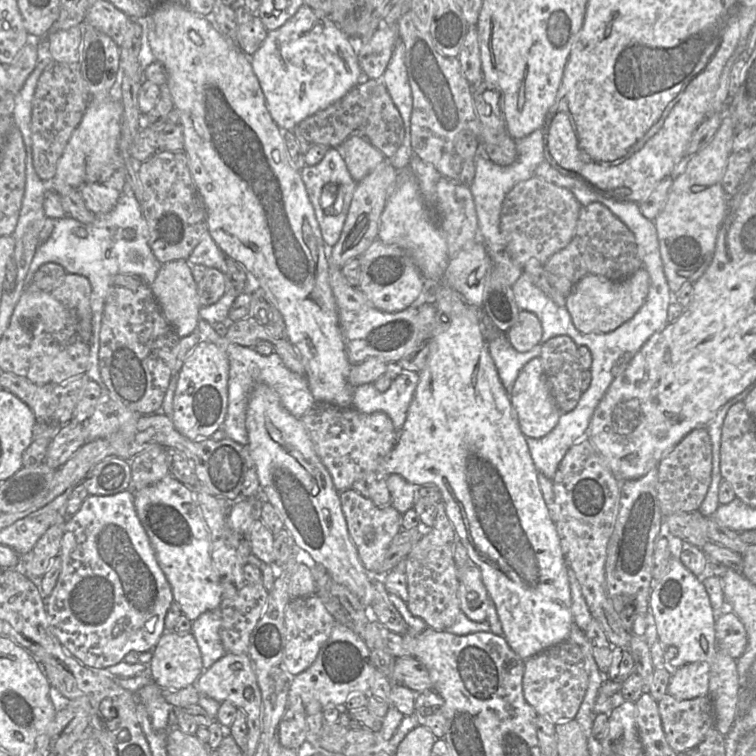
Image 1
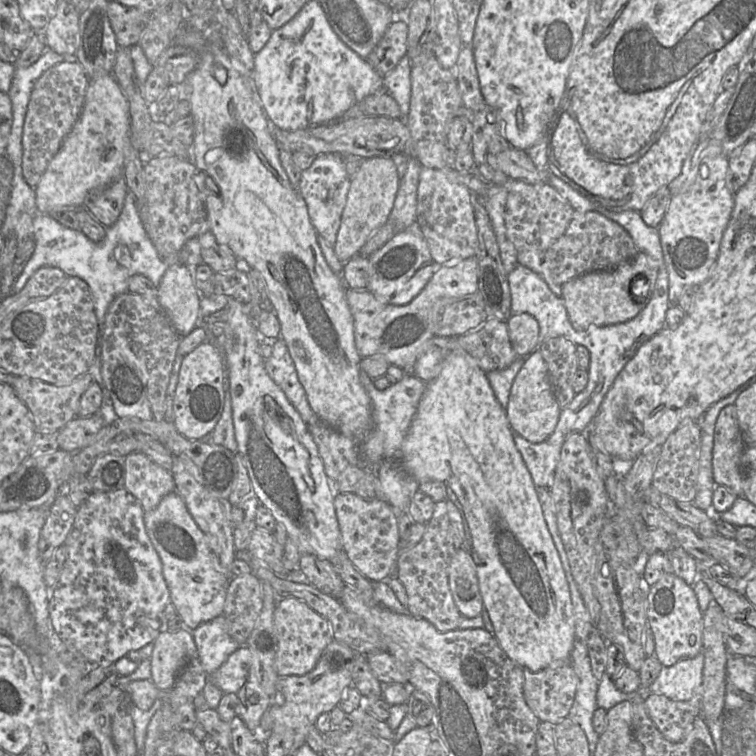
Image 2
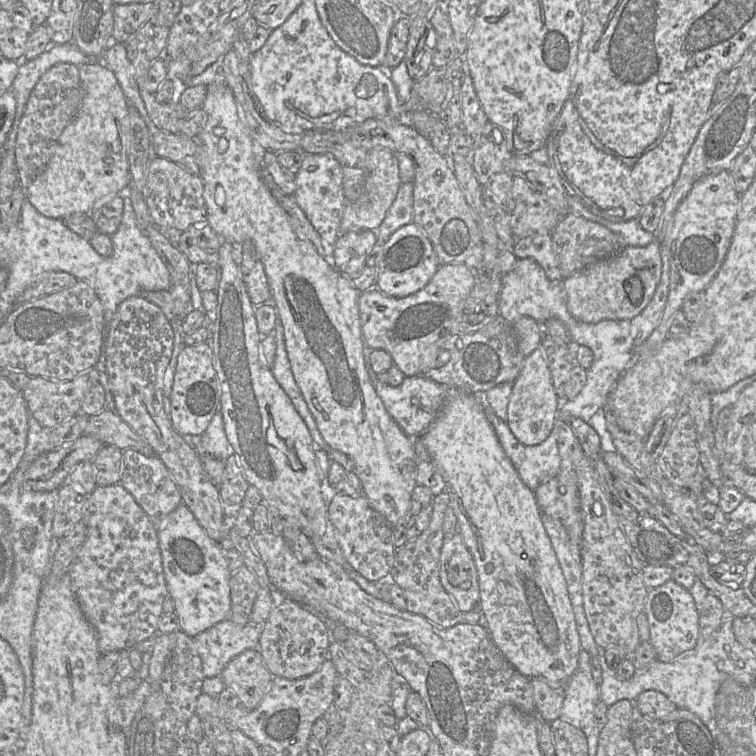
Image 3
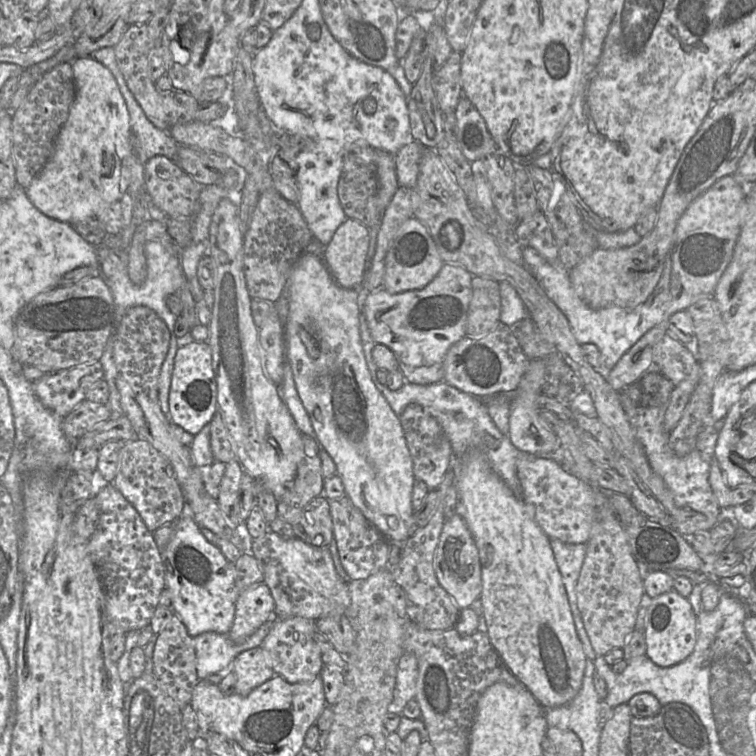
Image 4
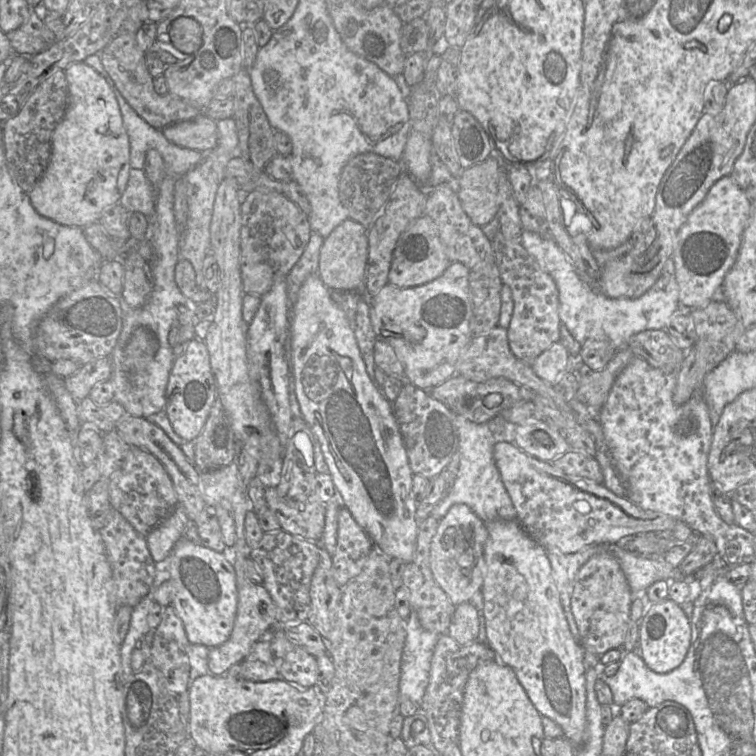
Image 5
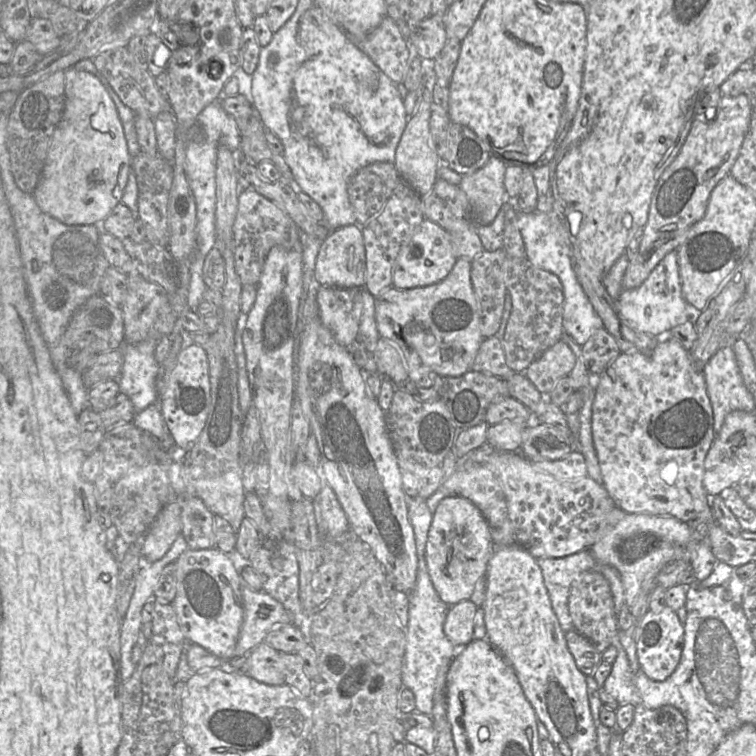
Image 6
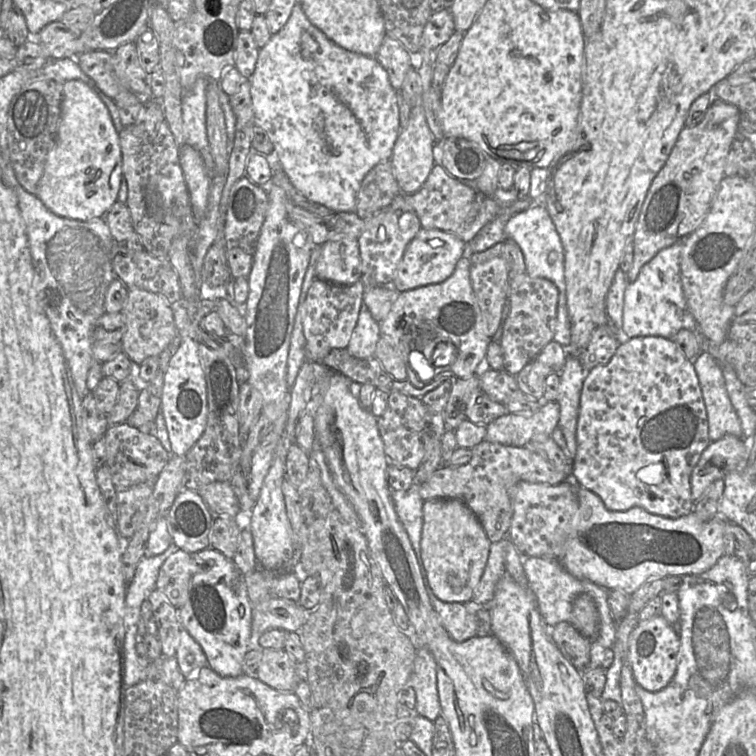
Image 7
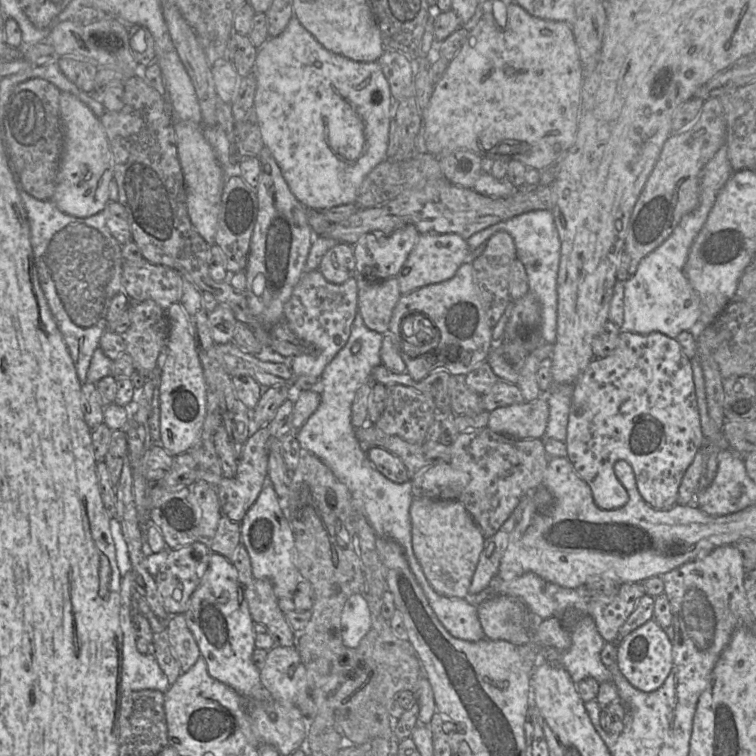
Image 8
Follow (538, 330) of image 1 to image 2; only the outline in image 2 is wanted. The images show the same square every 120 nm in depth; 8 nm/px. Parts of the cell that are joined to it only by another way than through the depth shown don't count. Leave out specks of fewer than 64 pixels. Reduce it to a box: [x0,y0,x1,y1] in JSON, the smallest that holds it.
[507,313,539,357]

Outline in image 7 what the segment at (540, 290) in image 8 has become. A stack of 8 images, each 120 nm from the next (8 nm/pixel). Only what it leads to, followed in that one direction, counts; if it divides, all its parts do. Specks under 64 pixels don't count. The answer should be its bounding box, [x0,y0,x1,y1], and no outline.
[504,203,571,348]

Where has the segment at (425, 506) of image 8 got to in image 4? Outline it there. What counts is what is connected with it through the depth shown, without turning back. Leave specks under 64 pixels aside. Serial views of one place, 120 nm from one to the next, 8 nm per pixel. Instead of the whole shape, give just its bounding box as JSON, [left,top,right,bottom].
[434,513,482,609]

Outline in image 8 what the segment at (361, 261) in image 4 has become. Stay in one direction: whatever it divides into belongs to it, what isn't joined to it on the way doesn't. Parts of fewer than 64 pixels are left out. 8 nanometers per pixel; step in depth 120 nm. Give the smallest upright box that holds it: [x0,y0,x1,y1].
[318,242,355,284]

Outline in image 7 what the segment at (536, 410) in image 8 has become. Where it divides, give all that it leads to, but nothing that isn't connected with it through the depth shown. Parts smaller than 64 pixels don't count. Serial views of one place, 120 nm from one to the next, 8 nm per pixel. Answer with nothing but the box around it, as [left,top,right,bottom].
[486,401,560,447]

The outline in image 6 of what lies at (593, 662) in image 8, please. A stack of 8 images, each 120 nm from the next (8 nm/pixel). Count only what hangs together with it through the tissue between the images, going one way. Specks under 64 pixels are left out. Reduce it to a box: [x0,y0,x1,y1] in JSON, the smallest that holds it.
[537,549,596,630]

